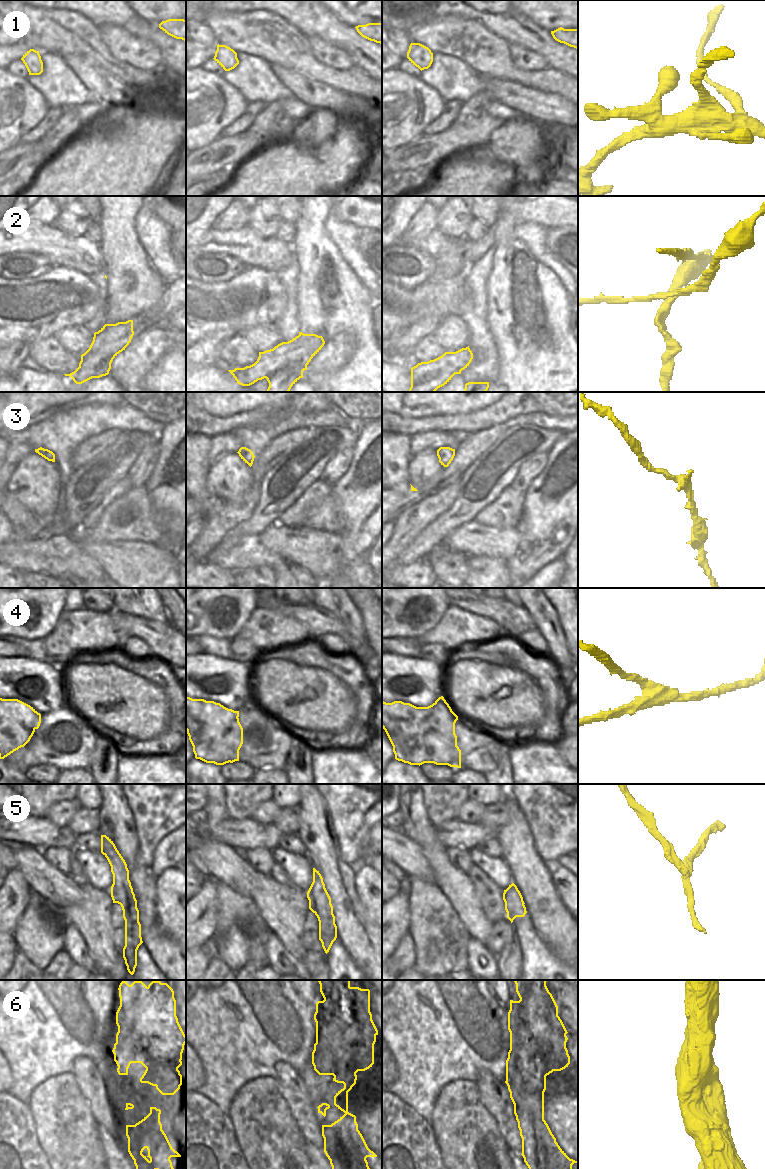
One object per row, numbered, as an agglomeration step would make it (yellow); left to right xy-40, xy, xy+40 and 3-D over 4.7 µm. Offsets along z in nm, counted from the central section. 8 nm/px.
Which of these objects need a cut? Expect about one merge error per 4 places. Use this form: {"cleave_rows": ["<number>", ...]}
{"cleave_rows": ["2", "4", "5", "6"]}

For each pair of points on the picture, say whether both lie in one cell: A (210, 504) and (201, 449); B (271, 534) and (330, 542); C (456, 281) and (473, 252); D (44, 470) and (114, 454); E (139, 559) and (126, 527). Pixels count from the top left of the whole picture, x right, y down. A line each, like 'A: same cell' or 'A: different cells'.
A: same cell
B: same cell
C: different cells
D: different cells
E: different cells

